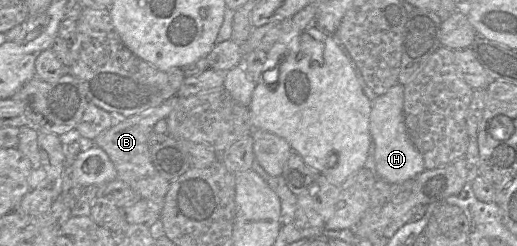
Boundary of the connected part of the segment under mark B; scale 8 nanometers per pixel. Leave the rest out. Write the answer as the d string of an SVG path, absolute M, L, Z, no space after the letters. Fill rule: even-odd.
M176 95L146 112L117 120L93 141L93 144L102 148L113 162L117 171L117 179L127 183L142 199L156 204L160 208L160 213L170 182L164 179L154 167L148 140L154 131L155 124L161 119L167 119L179 99L180 97Z

